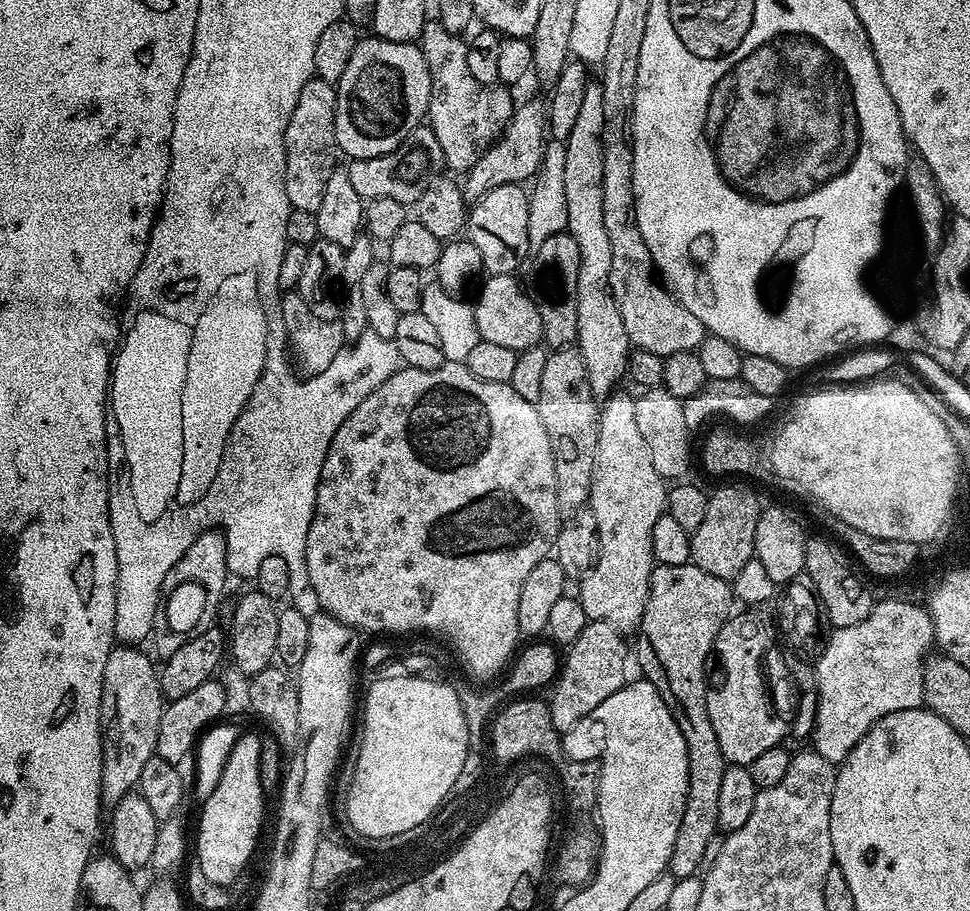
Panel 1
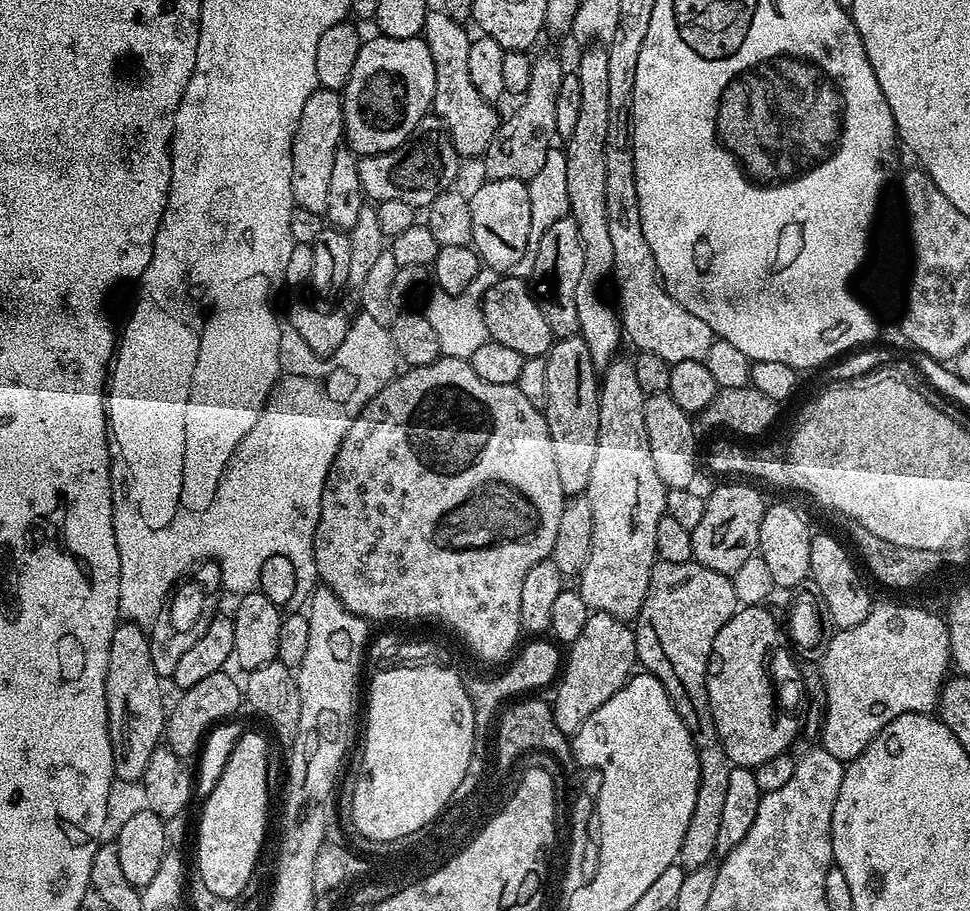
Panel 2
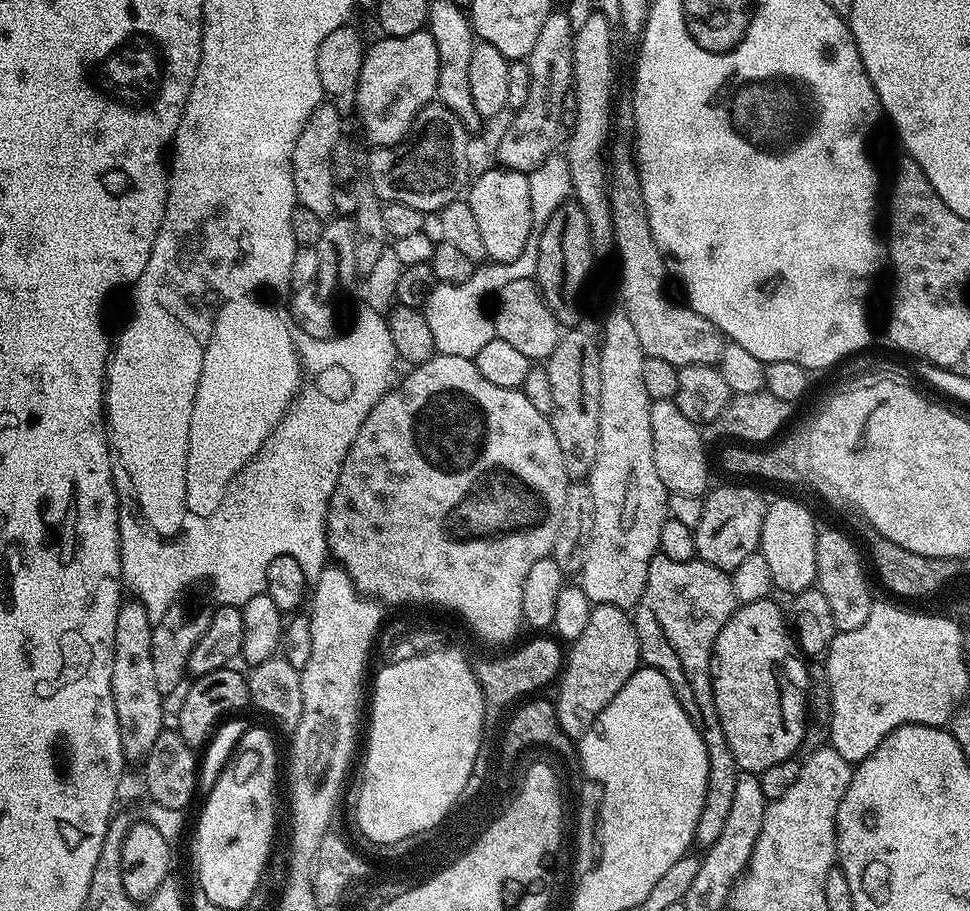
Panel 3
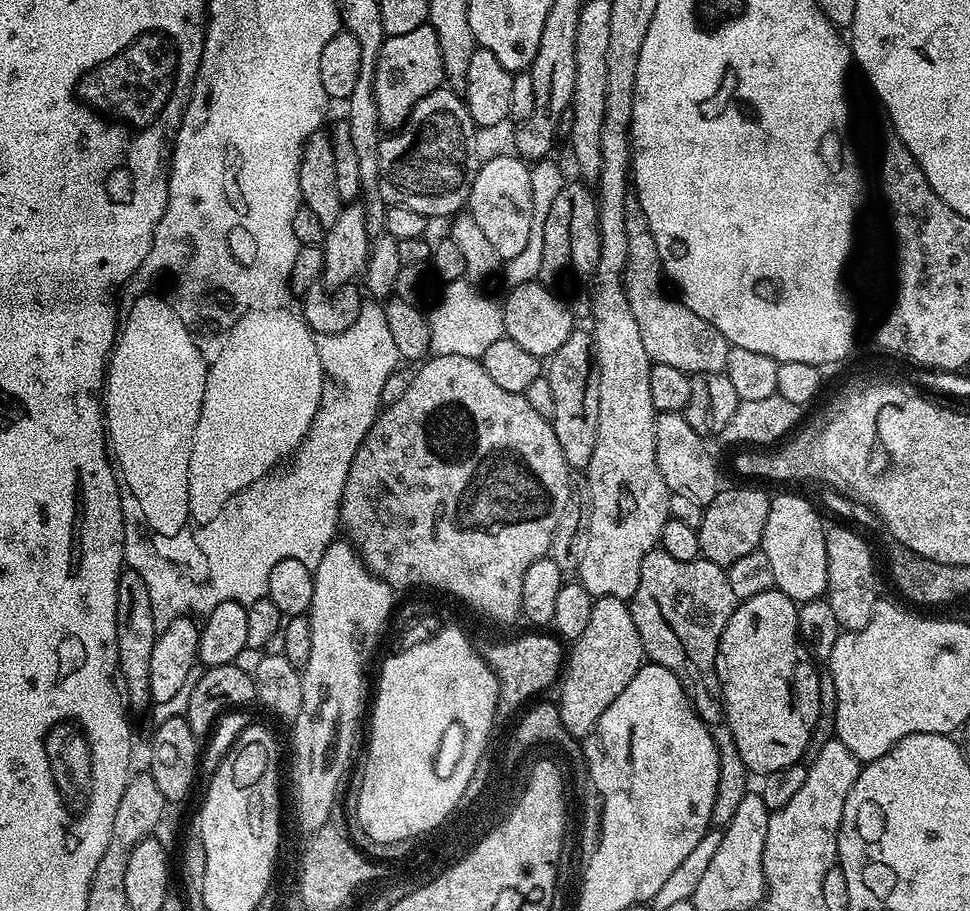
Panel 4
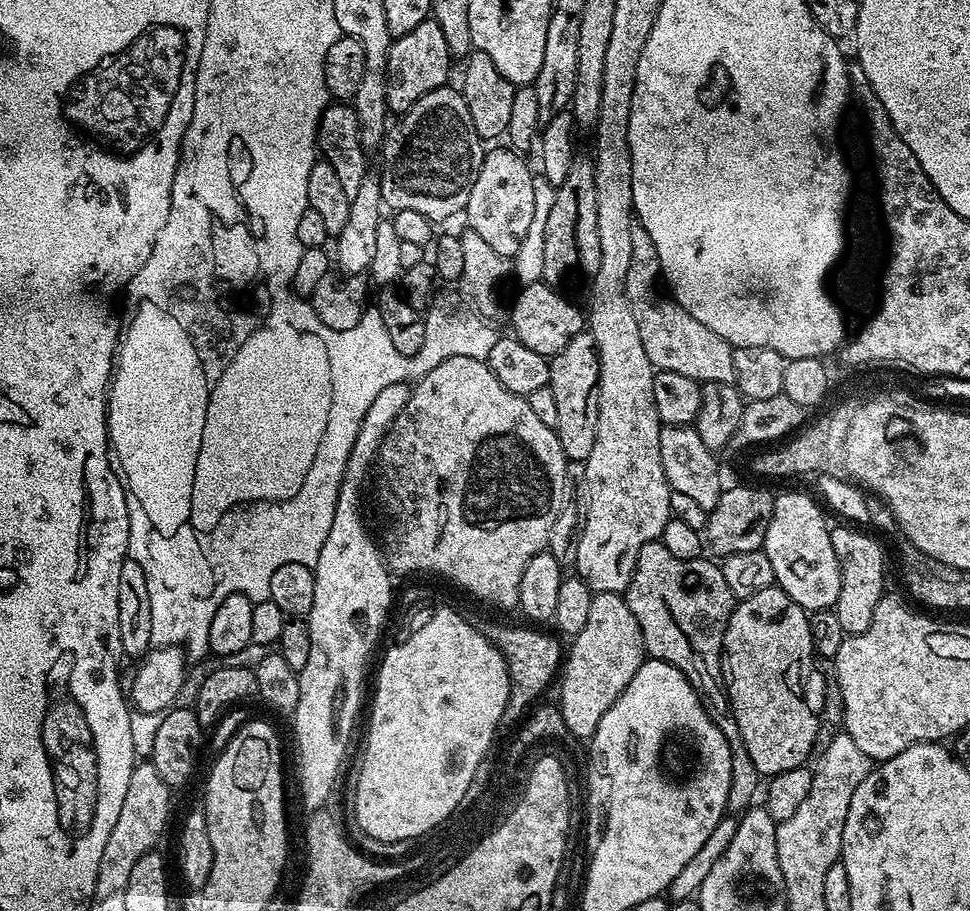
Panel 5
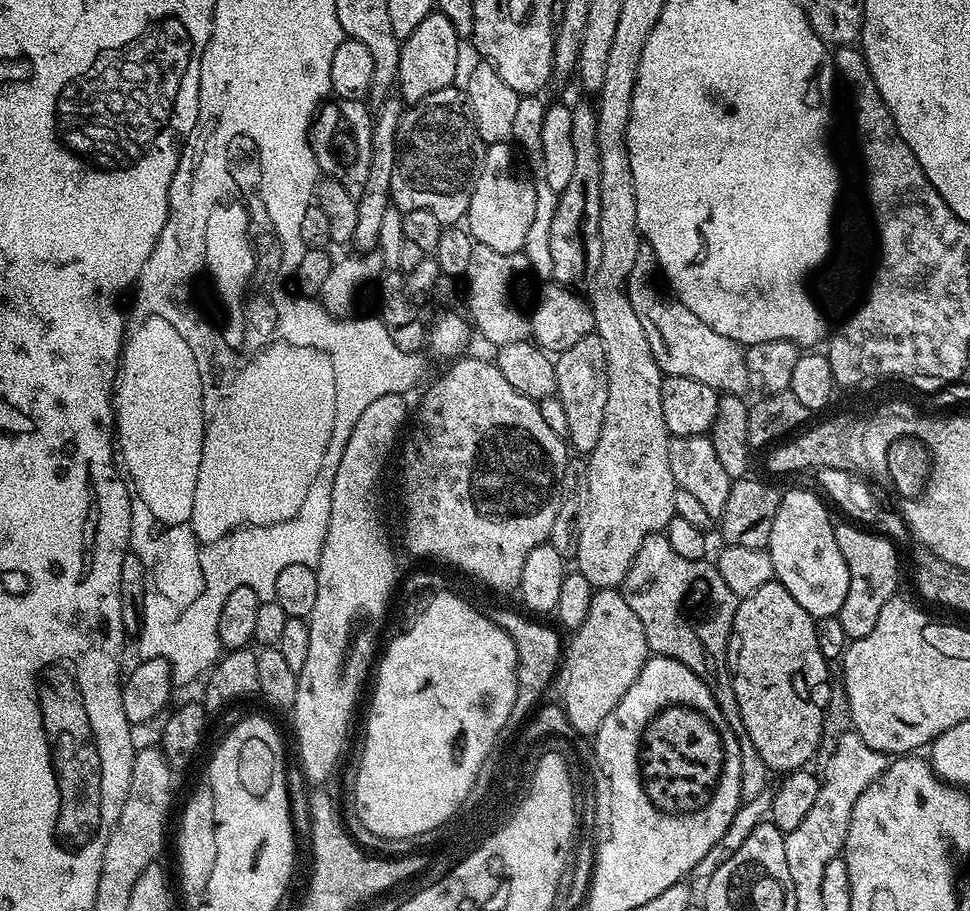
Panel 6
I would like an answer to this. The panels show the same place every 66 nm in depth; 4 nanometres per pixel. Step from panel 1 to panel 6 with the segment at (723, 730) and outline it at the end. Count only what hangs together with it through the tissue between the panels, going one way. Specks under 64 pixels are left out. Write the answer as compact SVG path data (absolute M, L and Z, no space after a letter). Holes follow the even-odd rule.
M773 582L754 590L754 594L743 597L736 605L732 638L728 641L730 653L730 671L734 698L738 698L738 710L742 714L742 726L746 726L746 735L754 742L754 750L766 762L773 773L787 774L803 769L804 764L815 757L820 748L824 712L816 712L808 704L808 676L816 672L830 672L829 661L825 660L822 650L818 650L816 620L779 582Z

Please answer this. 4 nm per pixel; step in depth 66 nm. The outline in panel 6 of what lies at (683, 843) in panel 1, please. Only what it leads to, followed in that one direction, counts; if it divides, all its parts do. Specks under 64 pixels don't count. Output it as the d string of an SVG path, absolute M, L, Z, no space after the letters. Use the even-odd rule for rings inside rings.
M667 535L647 536L642 546L638 546L638 554L634 554L630 562L630 570L626 570L622 591L630 610L638 614L638 622L642 622L642 630L646 630L649 653L682 662L682 666L694 670L694 674L702 678L710 694L714 694L714 702L718 702L718 710L722 710L722 718L726 718L730 730L738 738L738 750L742 758L741 801L752 800L758 794L769 791L770 770L766 762L762 762L758 750L754 750L754 742L750 742L750 738L746 735L746 726L742 726L742 714L738 710L738 698L734 698L728 641L732 638L738 598L732 593L730 586L722 582L722 574L718 574L715 563L707 559L682 558L670 547Z

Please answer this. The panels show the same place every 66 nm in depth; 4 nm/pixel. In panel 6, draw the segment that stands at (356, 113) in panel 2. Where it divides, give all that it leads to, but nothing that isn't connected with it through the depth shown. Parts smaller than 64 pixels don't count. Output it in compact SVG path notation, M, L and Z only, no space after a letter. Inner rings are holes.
M433 10L426 18L422 18L418 30L414 30L414 34L407 36L400 45L396 75L399 99L411 106L438 90L453 87L457 83L456 67L460 64L460 44L462 38L454 30L454 22L450 22L446 14Z

